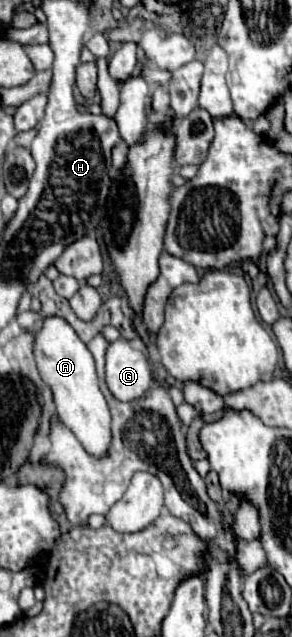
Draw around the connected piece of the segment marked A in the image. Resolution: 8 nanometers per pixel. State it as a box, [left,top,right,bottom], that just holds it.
[35,317,111,457]

